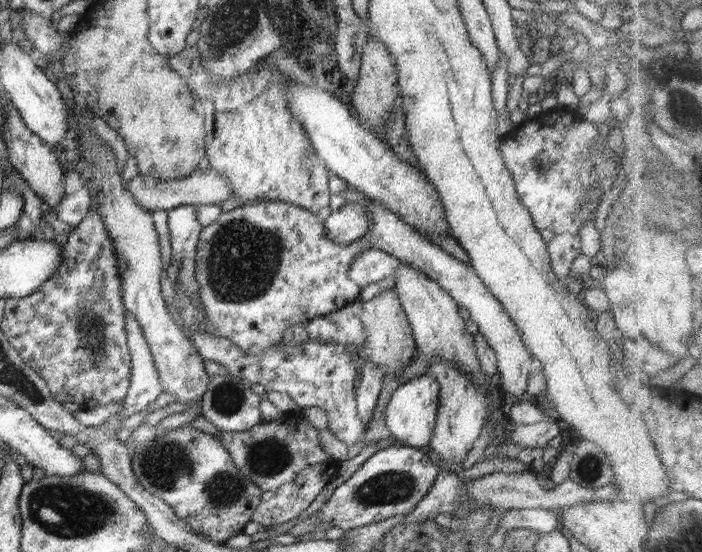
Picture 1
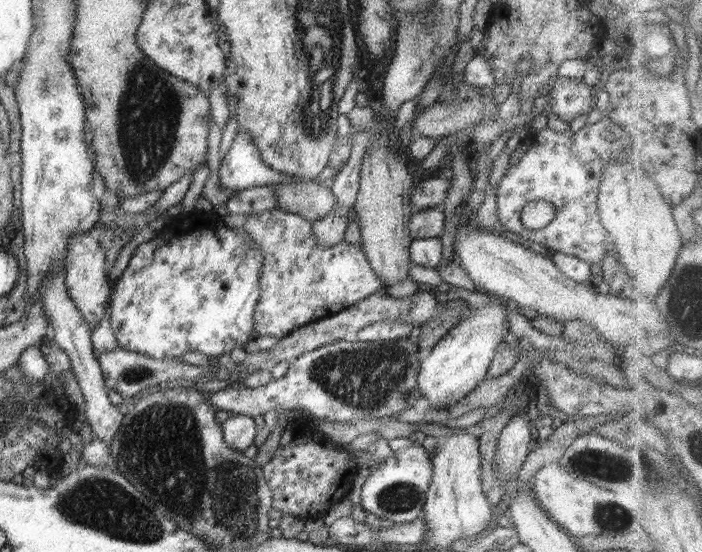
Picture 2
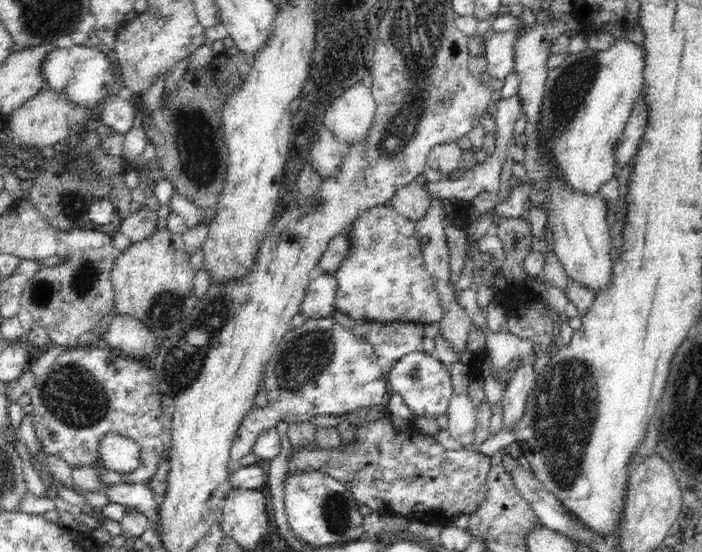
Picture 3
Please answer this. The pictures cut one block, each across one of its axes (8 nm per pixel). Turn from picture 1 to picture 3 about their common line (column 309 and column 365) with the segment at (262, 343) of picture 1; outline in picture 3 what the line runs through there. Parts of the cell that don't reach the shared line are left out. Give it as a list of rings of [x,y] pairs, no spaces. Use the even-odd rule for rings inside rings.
[[[375,206],[359,214],[348,232],[348,252],[334,273],[337,280],[334,310],[353,320],[371,320],[380,324],[404,322],[426,325],[441,321],[442,303],[436,292],[434,279],[424,264],[422,242],[416,233],[416,221],[405,218],[391,206]]]

